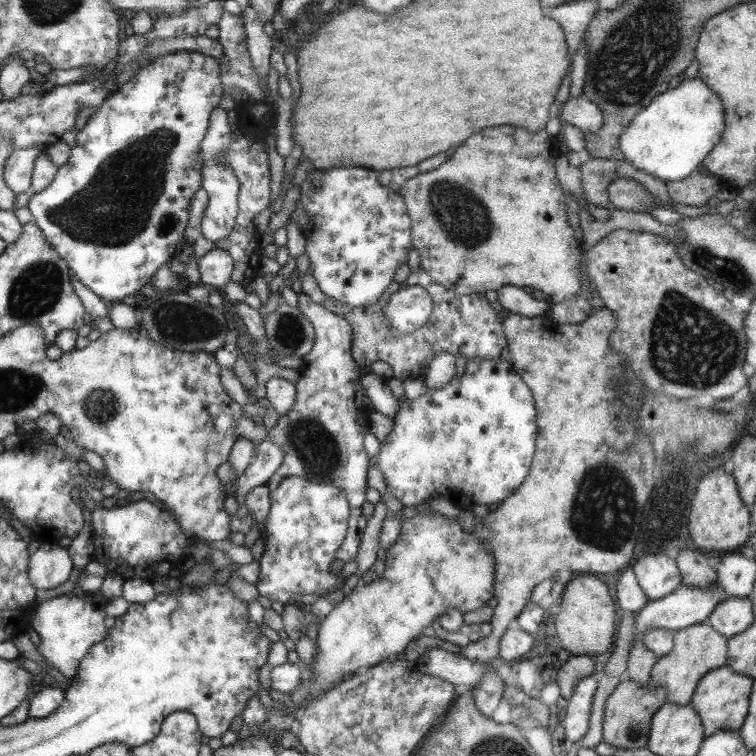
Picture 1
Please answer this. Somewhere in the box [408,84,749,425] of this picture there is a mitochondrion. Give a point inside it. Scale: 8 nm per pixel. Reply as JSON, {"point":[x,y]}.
{"point":[689,343]}

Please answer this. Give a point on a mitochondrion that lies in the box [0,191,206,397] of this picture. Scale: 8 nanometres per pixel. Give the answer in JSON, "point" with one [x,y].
{"point":[37,290]}

